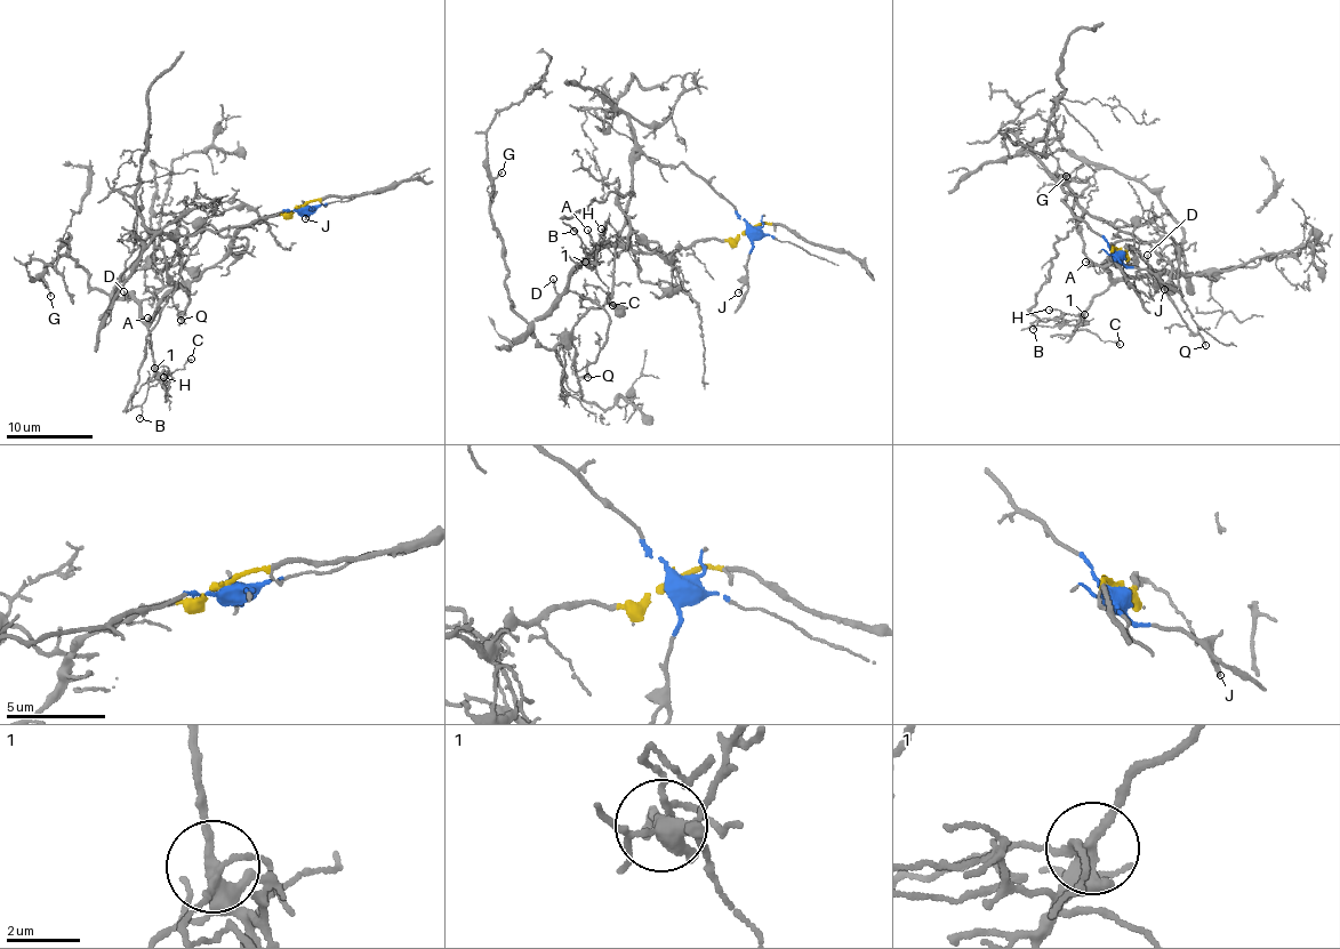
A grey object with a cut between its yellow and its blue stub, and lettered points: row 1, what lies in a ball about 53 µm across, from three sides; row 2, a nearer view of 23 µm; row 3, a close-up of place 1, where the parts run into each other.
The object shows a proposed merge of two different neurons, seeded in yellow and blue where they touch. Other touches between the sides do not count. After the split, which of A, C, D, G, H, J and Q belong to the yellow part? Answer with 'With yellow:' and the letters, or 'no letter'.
With yellow: A, C, D, G, H, Q

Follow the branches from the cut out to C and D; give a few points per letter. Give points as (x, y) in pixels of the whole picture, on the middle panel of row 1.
C: (747, 230), (732, 240), (698, 241), (668, 260), (598, 248), (580, 262), (592, 263), (614, 305)
D: (747, 230), (732, 240), (698, 241), (668, 260), (598, 248), (571, 270), (569, 287), (559, 295), (552, 279)

